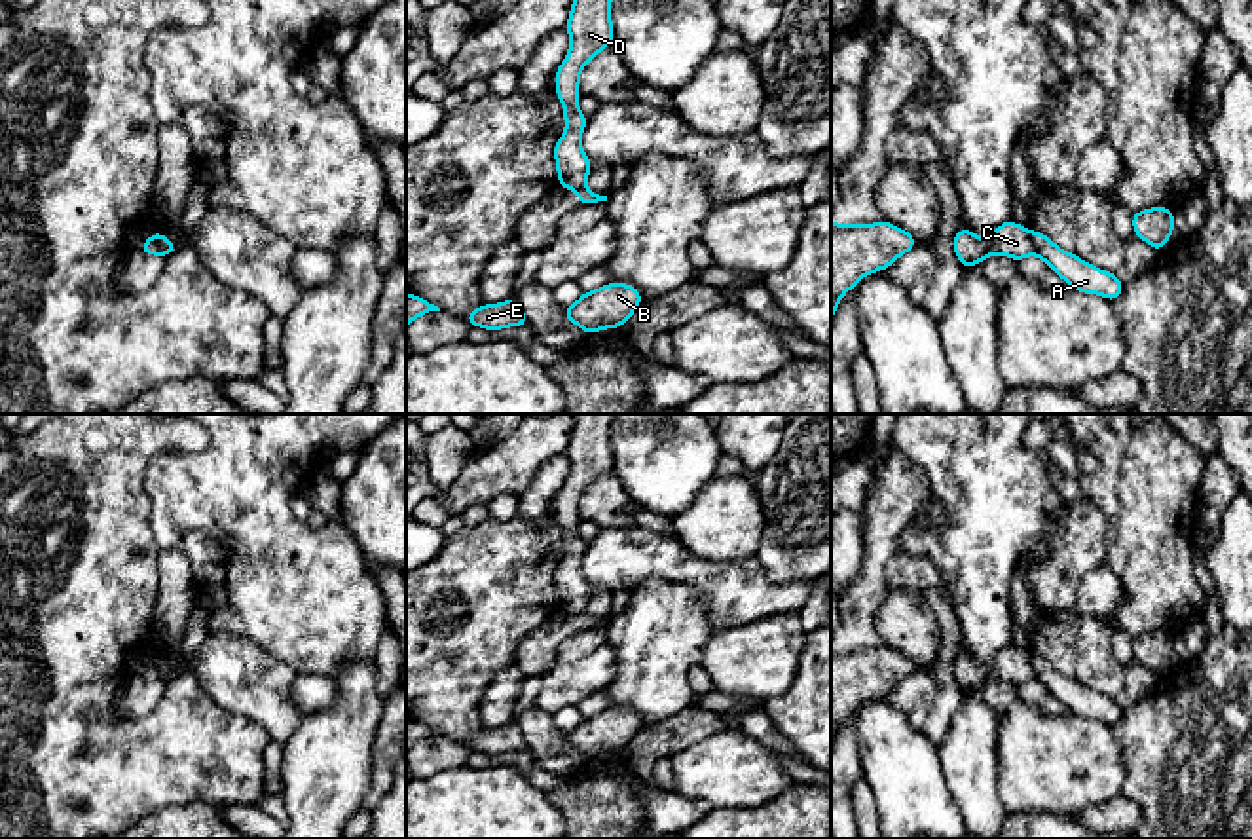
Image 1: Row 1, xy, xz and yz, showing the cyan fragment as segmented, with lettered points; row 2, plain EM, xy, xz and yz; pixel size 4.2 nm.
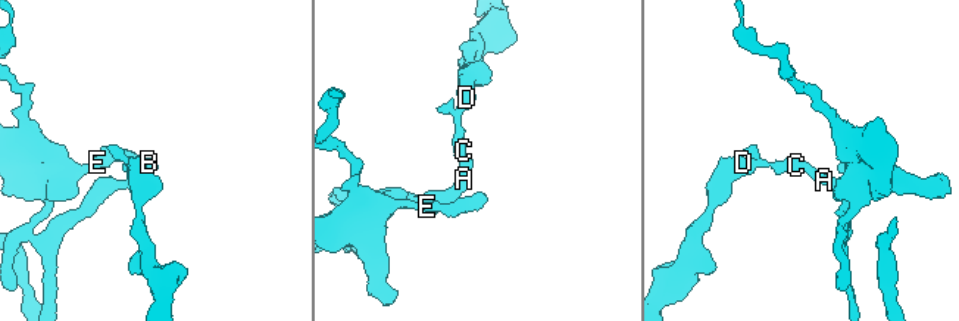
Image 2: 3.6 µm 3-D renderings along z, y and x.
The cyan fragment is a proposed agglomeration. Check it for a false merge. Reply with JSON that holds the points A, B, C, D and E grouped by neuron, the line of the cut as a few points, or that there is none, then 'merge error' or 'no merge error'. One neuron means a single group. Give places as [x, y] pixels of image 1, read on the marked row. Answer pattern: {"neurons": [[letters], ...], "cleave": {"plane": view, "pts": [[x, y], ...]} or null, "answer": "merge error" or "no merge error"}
{"neurons": [["A", "B", "E"], ["C", "D"]], "cleave": {"plane": "yz", "pts": [[1031, 232], [1036, 253]]}, "answer": "merge error"}

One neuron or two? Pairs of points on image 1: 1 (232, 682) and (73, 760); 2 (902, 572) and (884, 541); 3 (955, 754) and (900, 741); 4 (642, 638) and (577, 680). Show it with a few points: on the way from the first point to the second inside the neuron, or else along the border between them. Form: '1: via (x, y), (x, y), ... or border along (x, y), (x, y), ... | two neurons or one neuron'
1: border along (186, 667), (219, 705), (245, 718) | two neurons
2: border along (896, 551), (886, 566), (888, 585) | two neurons
3: border along (938, 746), (943, 779), (951, 794) | two neurons
4: border along (607, 644), (613, 652), (615, 680), (606, 691) | two neurons

